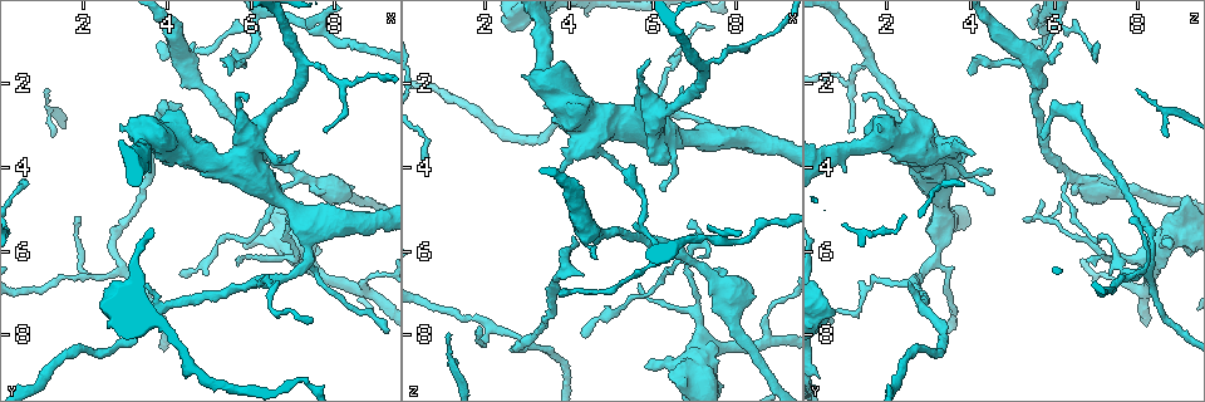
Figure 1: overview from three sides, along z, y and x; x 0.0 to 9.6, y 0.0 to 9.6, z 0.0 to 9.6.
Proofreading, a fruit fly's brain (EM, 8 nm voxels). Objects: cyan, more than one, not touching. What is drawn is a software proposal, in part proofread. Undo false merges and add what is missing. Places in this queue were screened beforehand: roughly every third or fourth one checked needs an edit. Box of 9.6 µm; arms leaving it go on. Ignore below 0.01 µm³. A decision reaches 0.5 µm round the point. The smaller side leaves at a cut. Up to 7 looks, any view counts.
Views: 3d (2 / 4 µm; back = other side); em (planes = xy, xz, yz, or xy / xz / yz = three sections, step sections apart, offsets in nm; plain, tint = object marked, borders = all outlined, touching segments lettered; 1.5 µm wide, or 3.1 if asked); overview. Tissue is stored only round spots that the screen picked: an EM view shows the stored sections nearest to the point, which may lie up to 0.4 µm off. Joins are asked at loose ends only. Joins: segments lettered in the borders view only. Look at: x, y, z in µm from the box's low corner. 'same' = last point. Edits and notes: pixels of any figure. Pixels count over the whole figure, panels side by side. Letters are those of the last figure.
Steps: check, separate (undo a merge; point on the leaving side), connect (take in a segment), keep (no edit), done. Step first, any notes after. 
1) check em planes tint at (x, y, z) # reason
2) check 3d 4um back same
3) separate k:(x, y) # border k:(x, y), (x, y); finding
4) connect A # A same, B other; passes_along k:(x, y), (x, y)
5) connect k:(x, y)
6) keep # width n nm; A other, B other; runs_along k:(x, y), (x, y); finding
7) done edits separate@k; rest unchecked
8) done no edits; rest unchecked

check em planes borders at (4.40, 6.50, 8.05) # branch stops here

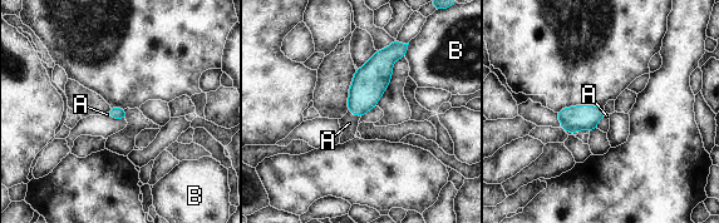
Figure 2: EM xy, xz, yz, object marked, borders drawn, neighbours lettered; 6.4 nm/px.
connect A # A same, B other; passes_along 2:(369, 82), (354, 114), (349, 123); the neuron continues

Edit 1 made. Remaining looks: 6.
check 3d 2um back at (4.05, 3.30, 5.70) # free end

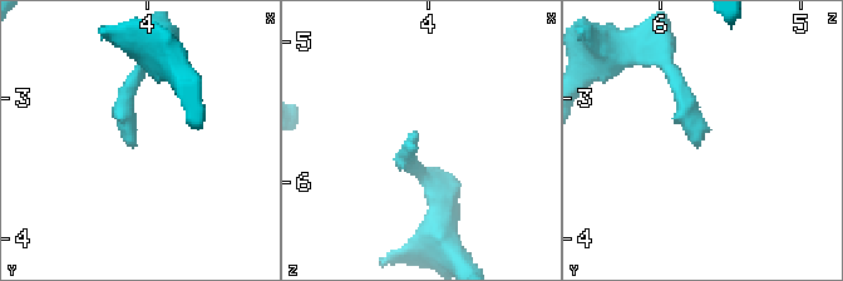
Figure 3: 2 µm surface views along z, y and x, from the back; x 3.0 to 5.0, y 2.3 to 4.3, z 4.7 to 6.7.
check em planes borders at (4.10, 3.34, 5.74)

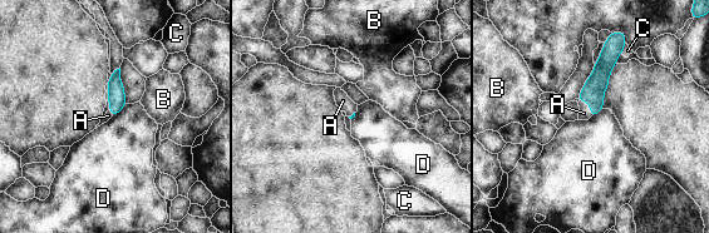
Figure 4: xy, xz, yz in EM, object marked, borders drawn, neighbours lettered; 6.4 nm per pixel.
connect A # longest_contact D 130 nm; A same, B other, C other, D other; passes_along 4:(594, 90), (590, 109), (584, 113); it goes on there

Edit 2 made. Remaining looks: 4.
check overview

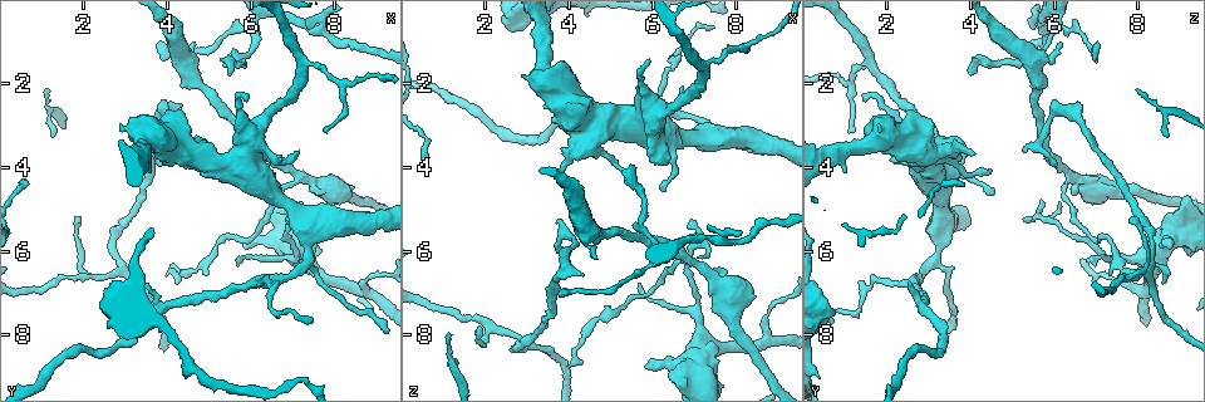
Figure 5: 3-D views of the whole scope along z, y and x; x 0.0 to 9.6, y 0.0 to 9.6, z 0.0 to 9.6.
check em planes plain at (5.95, 2.35, 1.45) # thin end

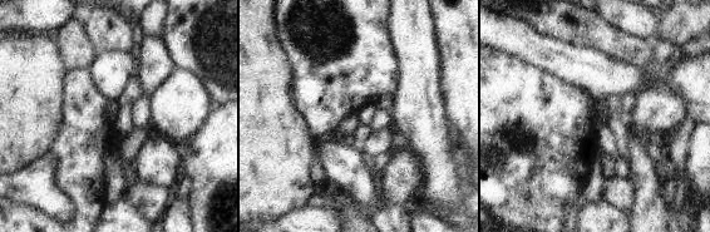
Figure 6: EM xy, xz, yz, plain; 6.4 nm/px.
check em planes borders same # what lies round it

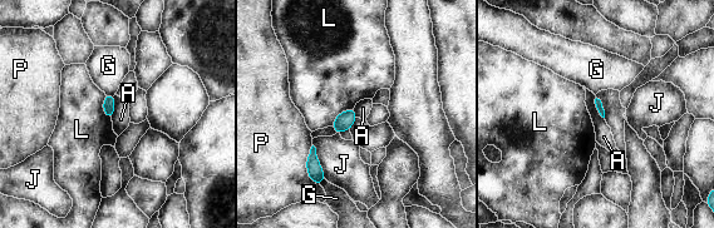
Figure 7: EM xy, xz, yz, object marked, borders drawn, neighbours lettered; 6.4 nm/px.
keep # A other, G other, J other, L other, P other; border 7:(114, 95), (114, 113), (111, 117); none of them fits

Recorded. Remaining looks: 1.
done edits connect@2, connect@4; rest unchecked

